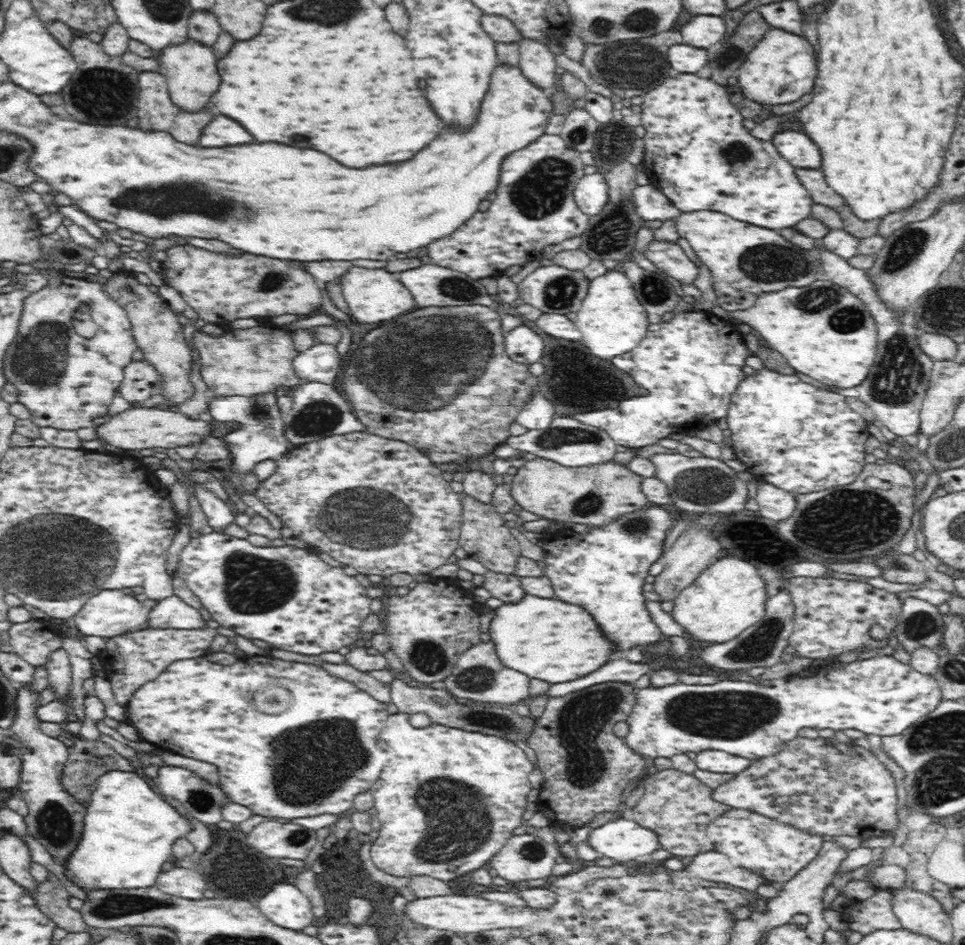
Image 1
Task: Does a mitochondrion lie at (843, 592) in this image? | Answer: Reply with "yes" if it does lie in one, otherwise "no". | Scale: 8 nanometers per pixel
no

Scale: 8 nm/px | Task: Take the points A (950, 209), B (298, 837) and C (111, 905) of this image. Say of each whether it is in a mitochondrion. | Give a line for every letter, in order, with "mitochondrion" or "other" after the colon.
A: other
B: mitochondrion
C: mitochondrion

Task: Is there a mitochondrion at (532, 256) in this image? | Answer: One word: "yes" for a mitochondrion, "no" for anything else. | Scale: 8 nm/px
no

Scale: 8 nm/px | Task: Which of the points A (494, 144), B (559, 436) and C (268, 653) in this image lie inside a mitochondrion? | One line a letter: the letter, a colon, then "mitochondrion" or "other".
A: other
B: mitochondrion
C: other

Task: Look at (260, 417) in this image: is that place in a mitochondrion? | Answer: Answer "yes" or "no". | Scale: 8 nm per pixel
yes

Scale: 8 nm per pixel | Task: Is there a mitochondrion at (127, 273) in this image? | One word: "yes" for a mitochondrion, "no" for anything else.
no

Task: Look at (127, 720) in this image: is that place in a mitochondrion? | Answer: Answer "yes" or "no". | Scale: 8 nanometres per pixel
no

